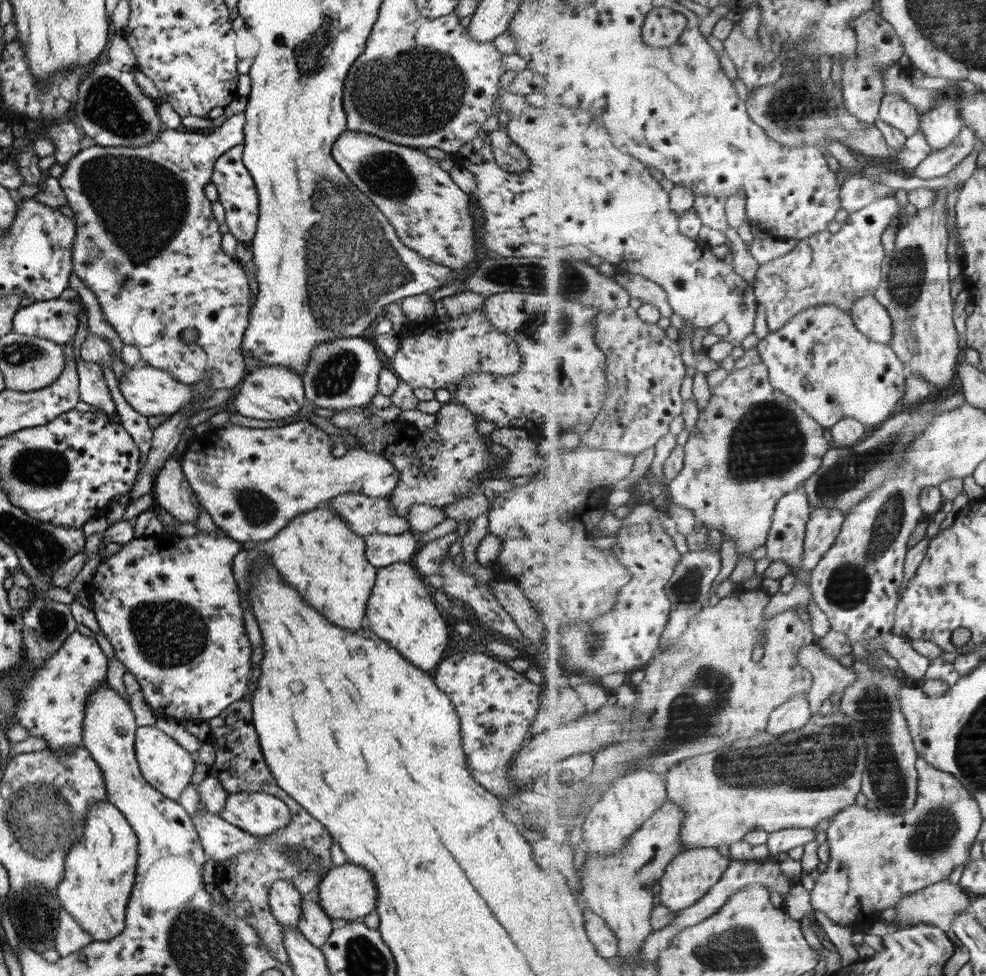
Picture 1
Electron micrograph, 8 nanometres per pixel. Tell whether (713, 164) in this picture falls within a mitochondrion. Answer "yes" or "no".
no

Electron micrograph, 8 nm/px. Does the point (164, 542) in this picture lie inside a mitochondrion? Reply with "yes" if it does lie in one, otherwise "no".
no

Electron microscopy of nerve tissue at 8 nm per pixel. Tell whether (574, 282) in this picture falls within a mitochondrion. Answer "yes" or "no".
yes

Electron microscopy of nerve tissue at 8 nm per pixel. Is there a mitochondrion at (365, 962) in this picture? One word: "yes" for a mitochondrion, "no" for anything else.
yes

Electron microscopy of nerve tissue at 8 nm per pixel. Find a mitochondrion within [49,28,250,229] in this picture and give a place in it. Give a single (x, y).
(107, 104)

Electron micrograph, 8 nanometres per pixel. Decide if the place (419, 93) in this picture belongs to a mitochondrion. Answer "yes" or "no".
yes

